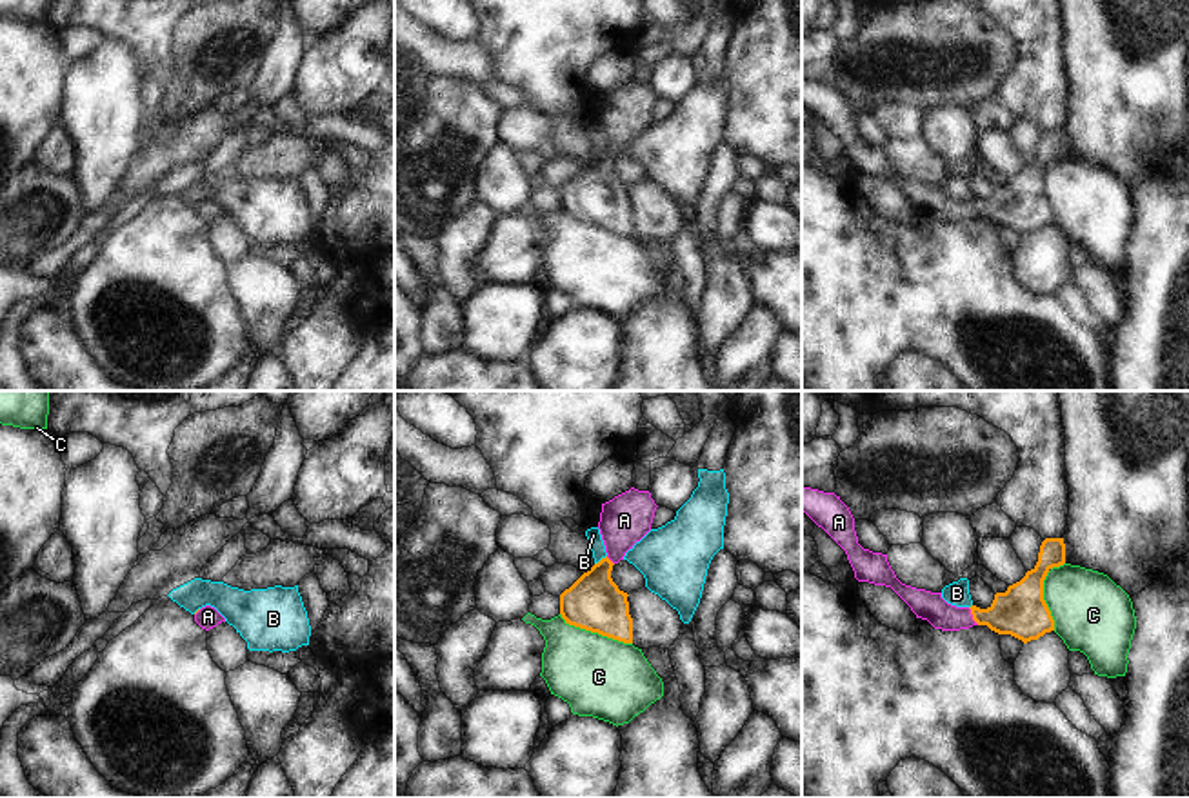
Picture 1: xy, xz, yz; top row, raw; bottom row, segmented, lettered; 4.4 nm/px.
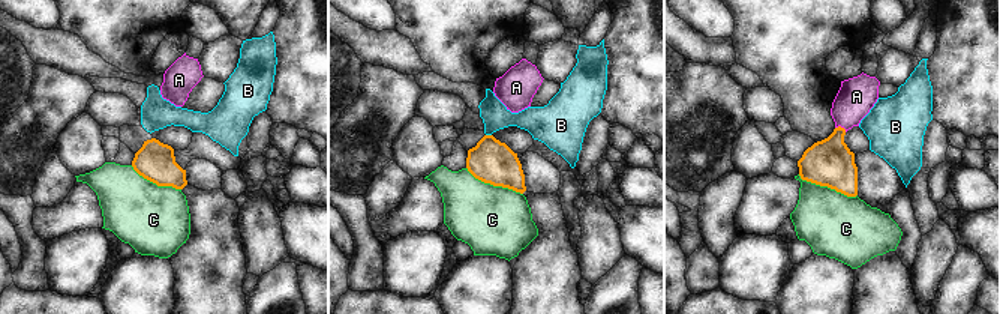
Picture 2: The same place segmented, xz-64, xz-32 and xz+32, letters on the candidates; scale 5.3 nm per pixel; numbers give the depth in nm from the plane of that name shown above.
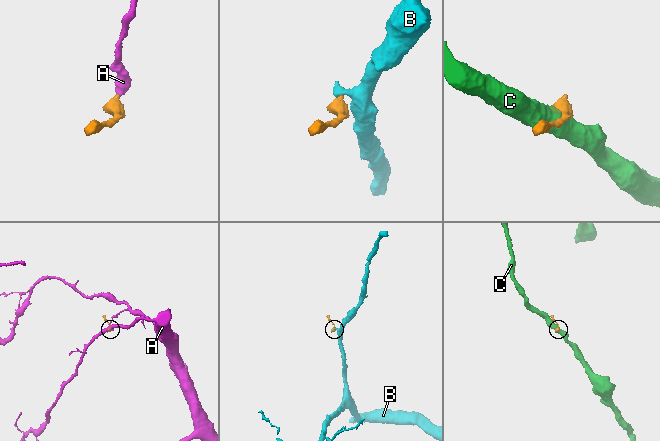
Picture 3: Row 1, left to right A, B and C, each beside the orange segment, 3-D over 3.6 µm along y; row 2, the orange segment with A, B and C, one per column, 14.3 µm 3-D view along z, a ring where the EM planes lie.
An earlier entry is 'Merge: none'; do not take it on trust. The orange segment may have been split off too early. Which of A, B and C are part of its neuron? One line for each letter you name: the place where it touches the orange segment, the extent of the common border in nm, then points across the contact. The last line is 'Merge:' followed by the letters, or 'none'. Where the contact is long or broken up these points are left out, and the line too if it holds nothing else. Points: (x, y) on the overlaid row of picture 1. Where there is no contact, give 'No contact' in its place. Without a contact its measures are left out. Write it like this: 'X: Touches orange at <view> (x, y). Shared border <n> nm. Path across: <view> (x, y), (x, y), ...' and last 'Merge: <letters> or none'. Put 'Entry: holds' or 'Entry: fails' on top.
Entry: fails
A: Touches orange at yz (973, 617). Shared border 90 nm. Path across: yz (1020, 611), (1004, 617), (973, 617), (944, 617), (928, 606)
Merge: A

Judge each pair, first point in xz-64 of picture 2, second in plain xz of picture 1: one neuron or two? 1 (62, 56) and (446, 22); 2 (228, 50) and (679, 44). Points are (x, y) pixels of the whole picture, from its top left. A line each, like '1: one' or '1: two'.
1: two
2: two

